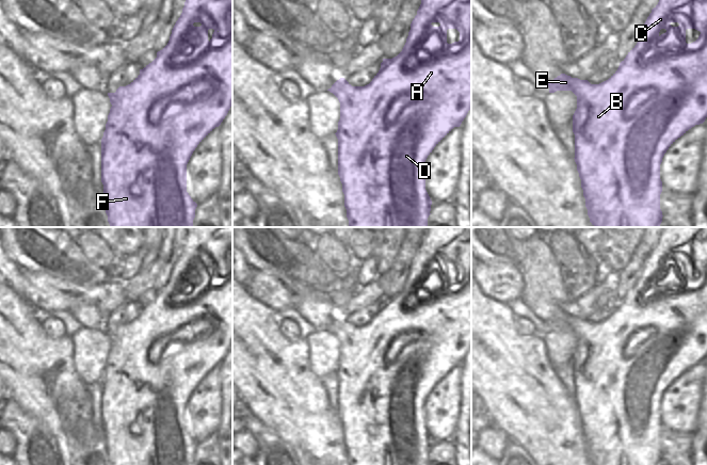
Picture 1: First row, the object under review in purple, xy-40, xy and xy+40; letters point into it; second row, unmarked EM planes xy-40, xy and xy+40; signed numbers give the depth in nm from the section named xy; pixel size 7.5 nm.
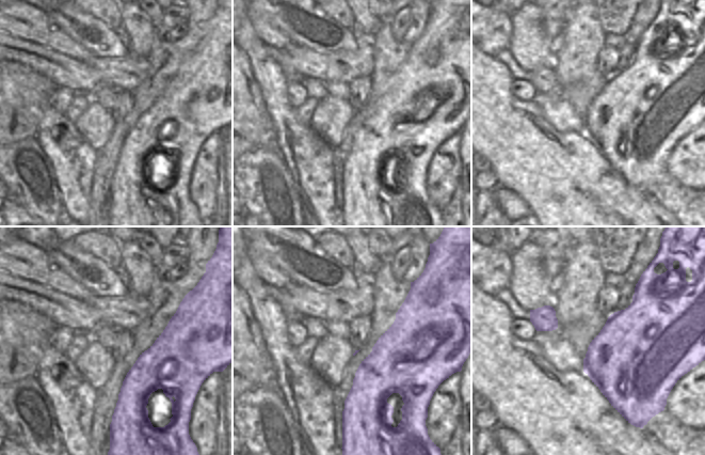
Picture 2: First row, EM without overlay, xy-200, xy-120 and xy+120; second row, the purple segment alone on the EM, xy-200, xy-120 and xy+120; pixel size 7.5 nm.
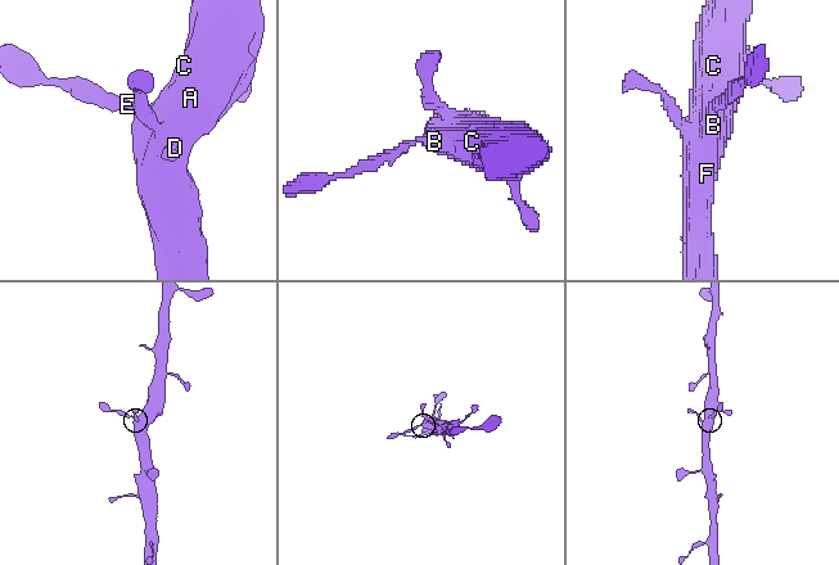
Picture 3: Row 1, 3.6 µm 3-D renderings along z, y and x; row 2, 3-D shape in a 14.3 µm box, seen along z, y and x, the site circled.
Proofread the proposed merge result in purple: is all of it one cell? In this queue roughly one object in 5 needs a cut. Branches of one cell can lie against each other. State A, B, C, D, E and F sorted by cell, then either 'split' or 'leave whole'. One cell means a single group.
A B C D E F; leave whole

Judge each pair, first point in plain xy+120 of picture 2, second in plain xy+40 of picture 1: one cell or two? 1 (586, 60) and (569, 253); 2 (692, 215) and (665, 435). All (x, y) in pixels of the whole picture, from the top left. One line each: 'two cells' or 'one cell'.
1: two cells
2: one cell

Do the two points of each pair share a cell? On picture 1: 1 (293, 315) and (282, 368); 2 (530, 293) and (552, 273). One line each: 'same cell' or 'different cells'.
1: different cells
2: same cell

